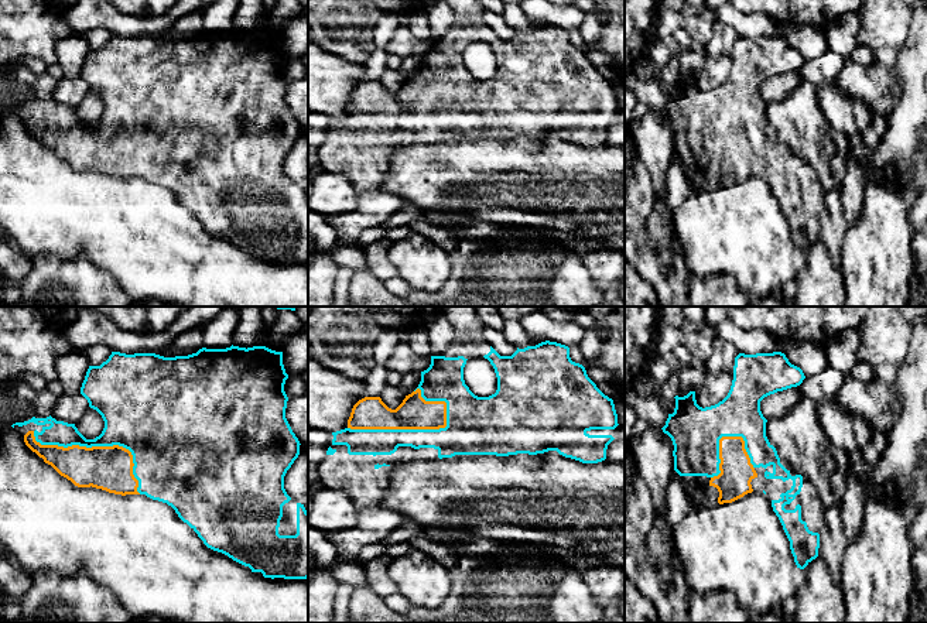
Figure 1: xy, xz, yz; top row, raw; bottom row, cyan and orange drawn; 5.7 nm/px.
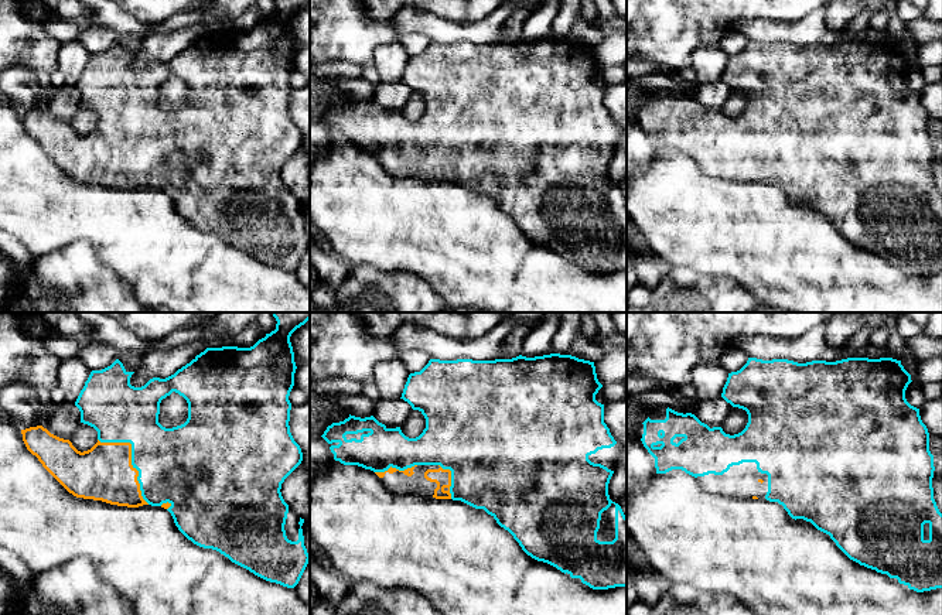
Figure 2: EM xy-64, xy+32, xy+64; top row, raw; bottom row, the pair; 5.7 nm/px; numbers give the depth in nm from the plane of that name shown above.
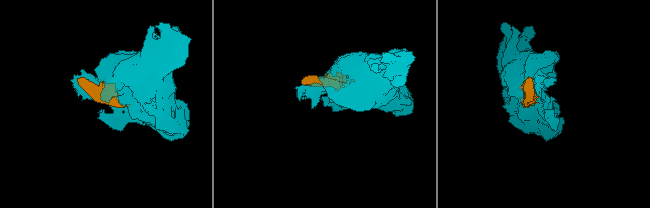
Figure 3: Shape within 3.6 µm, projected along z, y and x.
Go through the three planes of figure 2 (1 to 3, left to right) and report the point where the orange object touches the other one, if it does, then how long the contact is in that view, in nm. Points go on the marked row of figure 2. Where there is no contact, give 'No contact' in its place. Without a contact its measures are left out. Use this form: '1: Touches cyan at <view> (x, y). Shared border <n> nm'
1: Touches cyan at xy-64 (132, 458). Shared border 480 nm
2: Touches cyan at xy+32 (395, 467). Shared border 240 nm
3: No contact

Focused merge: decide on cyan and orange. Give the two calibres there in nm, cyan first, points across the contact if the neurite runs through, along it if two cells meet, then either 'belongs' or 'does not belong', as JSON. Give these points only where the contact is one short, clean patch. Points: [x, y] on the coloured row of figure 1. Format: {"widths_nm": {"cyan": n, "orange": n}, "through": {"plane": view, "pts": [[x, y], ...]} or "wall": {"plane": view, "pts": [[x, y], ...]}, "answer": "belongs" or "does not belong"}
{"widths_nm": {"cyan": 170, "orange": 190}, "answer": "belongs"}

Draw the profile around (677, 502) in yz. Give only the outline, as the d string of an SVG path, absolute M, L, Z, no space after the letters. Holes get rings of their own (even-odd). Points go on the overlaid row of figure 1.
M674 470L666 490L666 516L671 526L680 523L692 509L680 475Z

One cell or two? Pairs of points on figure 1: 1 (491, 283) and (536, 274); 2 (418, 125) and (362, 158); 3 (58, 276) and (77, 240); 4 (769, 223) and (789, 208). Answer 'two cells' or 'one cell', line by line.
1: one cell
2: one cell
3: two cells
4: two cells

